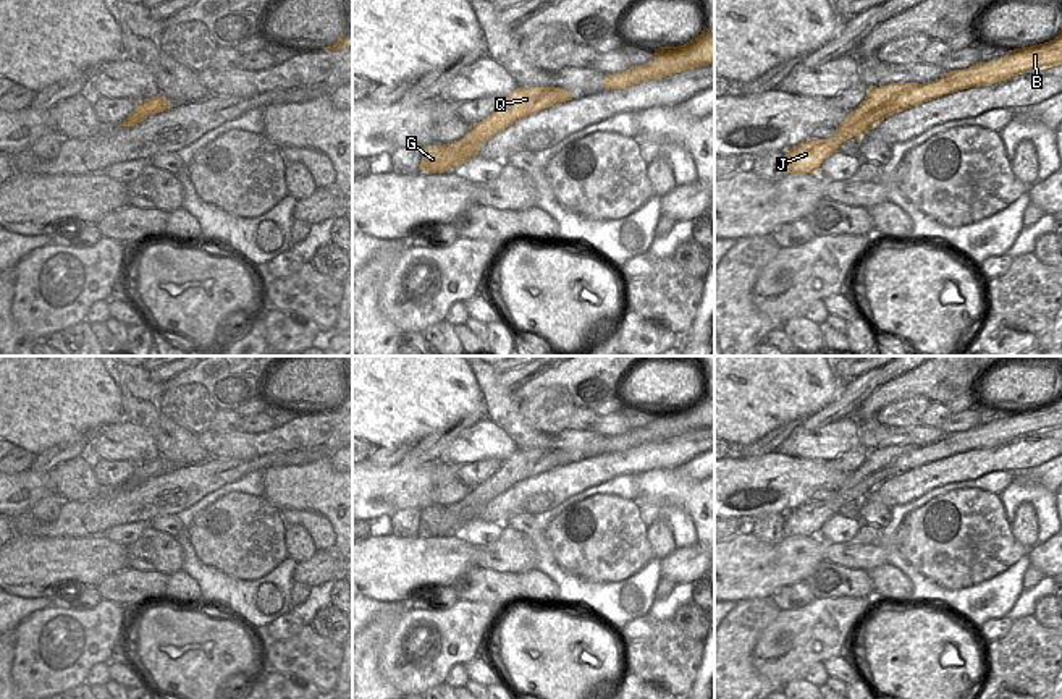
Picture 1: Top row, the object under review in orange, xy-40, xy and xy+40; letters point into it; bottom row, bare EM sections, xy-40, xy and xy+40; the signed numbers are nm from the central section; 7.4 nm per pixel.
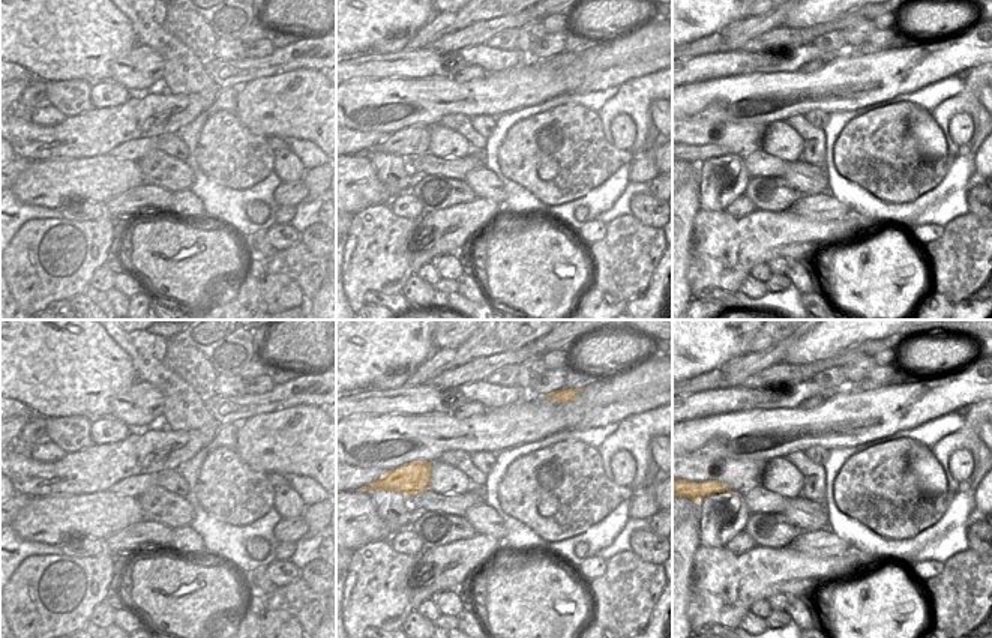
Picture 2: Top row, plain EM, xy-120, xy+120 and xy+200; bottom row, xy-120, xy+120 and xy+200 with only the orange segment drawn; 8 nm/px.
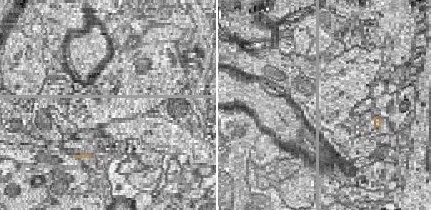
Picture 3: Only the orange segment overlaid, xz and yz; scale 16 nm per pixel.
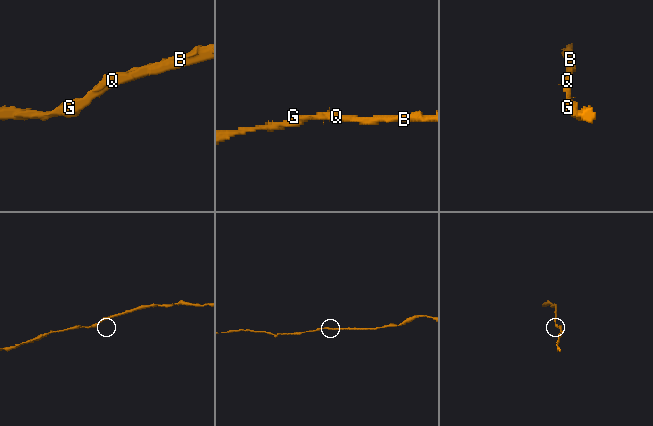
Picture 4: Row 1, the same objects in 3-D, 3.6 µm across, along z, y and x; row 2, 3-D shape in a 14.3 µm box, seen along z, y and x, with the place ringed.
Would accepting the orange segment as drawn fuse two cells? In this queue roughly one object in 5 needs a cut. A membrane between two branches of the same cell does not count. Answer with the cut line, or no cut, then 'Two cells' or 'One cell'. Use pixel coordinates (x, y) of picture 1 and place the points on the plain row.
No split. One cell

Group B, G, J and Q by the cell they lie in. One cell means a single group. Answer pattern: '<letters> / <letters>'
B G J Q

